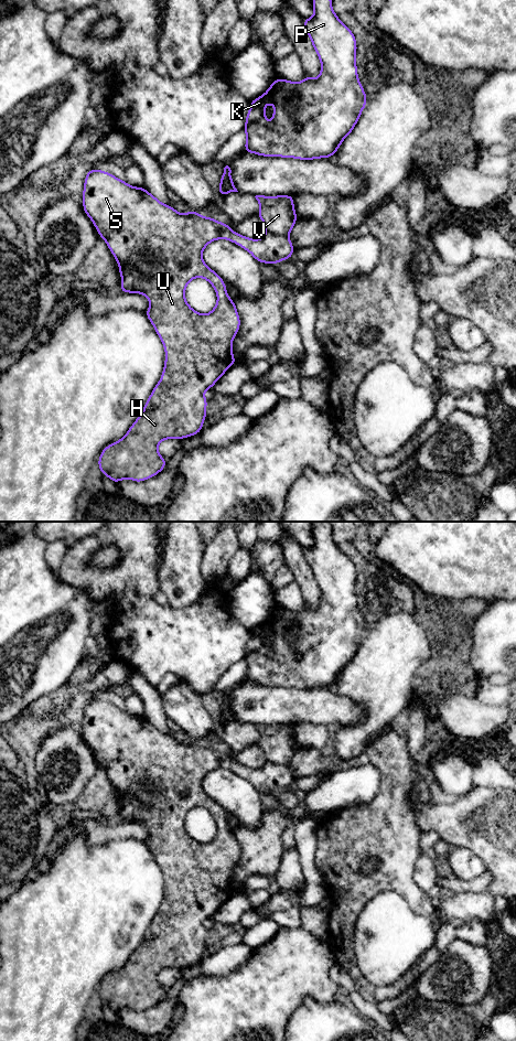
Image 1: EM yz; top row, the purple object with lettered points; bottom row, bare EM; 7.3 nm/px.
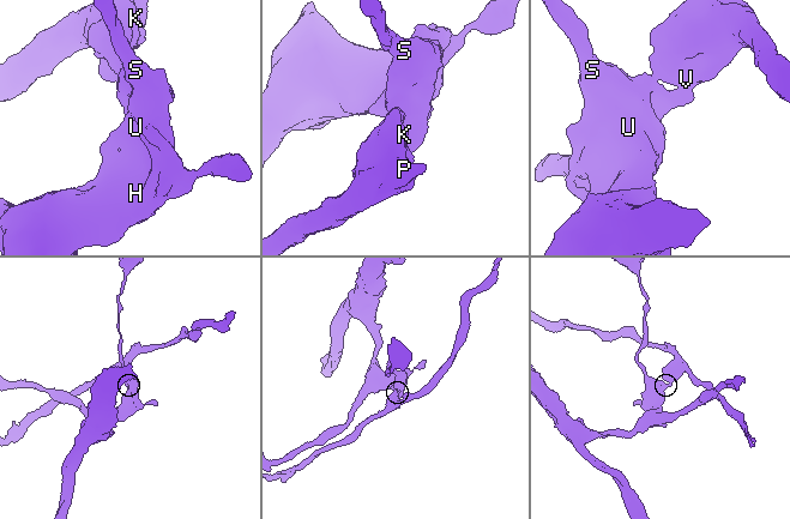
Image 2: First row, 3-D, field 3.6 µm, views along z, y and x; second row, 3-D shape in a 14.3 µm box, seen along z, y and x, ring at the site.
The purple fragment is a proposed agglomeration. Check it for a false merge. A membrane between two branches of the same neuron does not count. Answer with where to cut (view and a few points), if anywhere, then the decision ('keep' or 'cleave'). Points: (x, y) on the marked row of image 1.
cut in yz along (266, 231), (272, 234), (287, 235); cleave

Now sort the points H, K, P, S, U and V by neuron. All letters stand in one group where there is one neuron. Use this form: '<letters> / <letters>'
H S U / K P V

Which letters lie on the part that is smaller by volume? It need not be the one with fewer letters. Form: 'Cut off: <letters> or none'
Cut off: K, P, V

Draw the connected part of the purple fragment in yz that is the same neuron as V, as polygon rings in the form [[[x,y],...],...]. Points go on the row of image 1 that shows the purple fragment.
[[[256,195],[259,202],[257,216],[264,222],[266,232],[275,235],[289,235],[298,221],[293,195]]]

